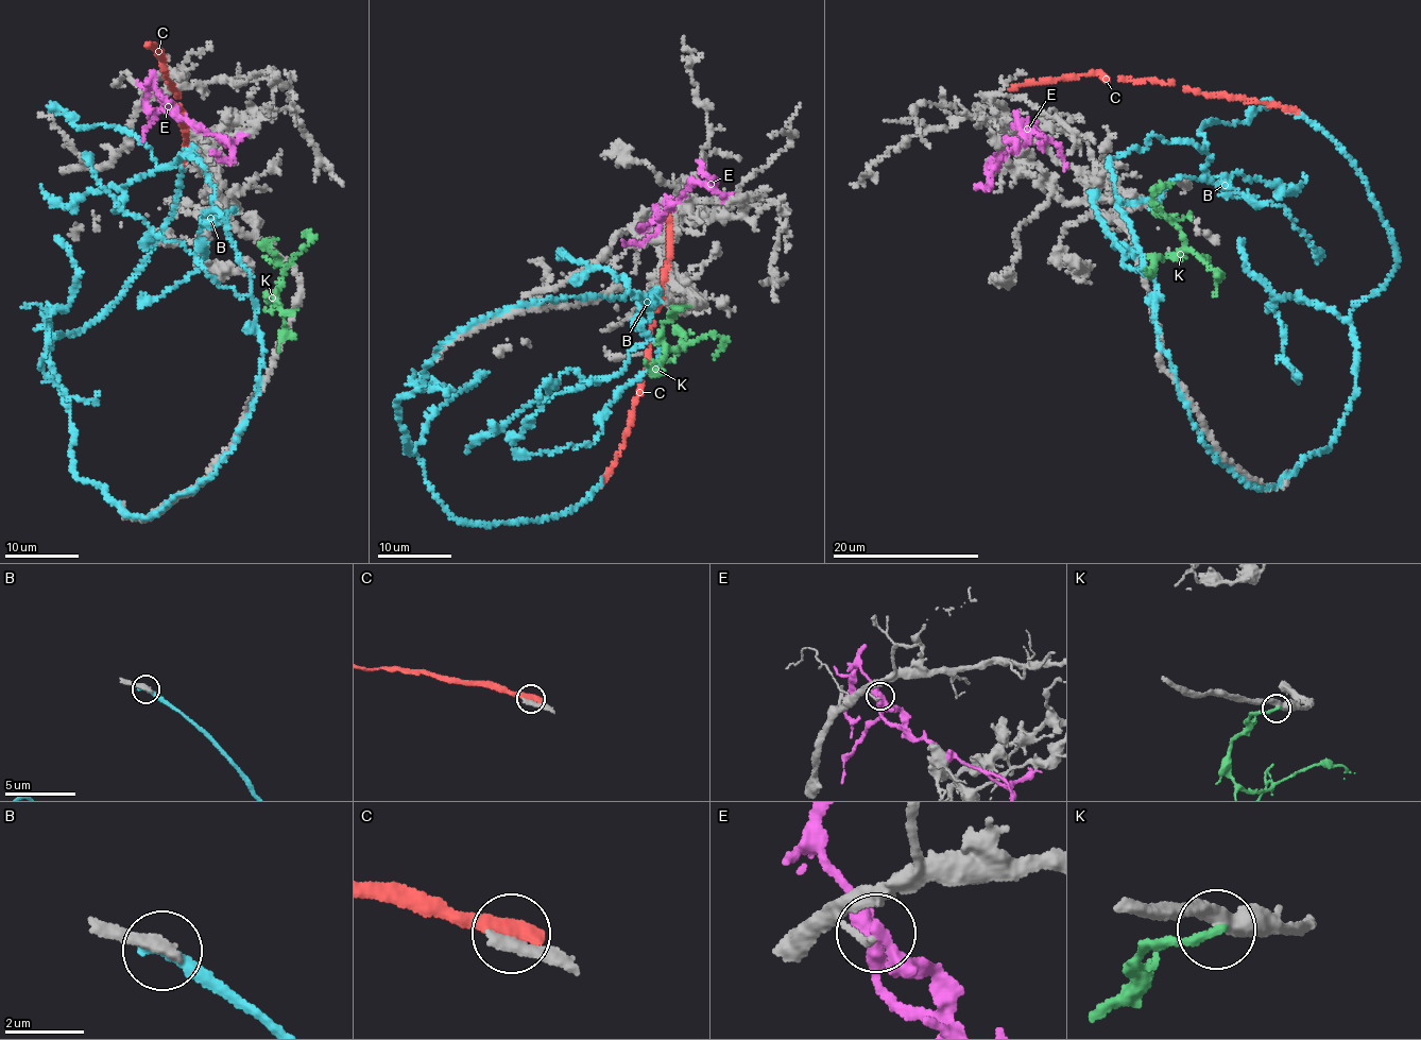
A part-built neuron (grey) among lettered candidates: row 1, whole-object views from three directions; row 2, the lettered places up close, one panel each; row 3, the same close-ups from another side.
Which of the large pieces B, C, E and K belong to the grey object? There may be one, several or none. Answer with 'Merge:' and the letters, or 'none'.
Merge: none

